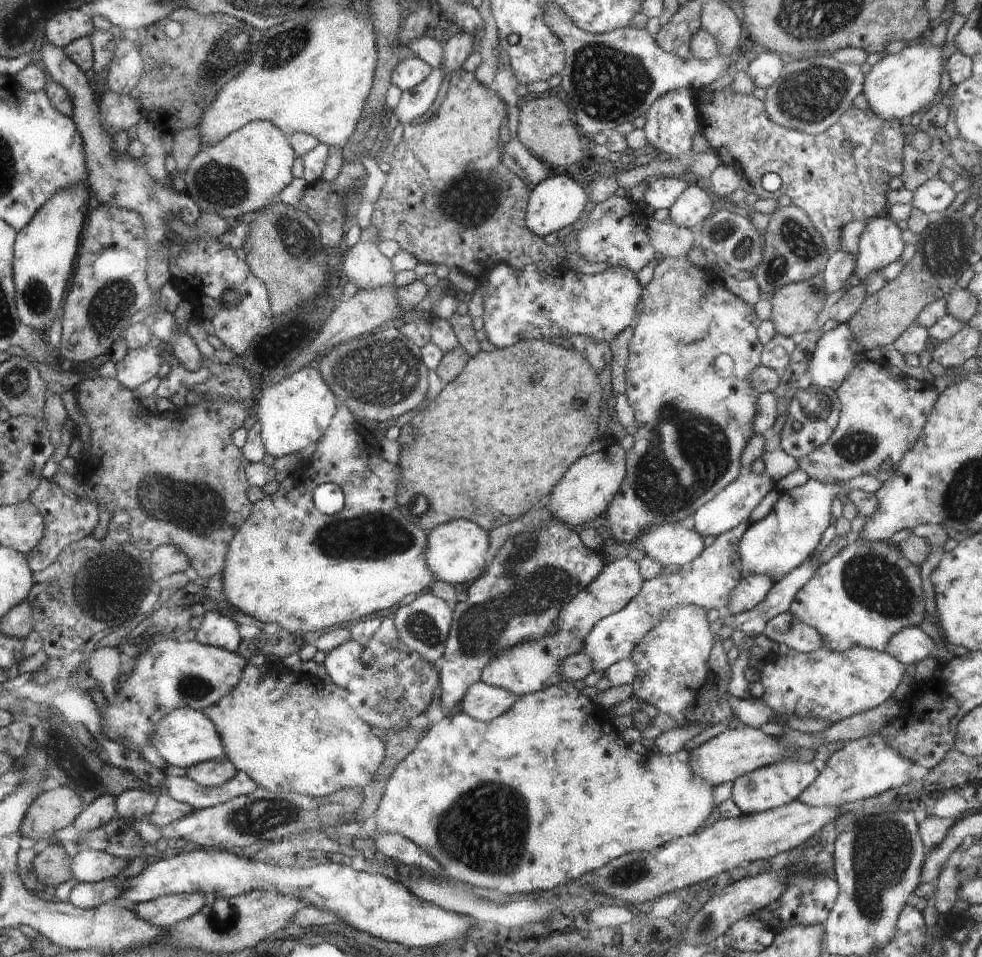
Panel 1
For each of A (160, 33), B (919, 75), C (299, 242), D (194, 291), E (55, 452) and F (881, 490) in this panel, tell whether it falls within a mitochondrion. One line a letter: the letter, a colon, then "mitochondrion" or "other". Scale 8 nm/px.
A: other
B: other
C: mitochondrion
D: other
E: other
F: other

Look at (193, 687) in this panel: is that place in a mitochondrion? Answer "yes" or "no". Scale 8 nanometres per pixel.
yes

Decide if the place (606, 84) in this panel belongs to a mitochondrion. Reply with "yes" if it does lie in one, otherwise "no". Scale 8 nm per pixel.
yes

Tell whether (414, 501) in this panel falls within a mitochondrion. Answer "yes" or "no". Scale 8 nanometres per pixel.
yes

